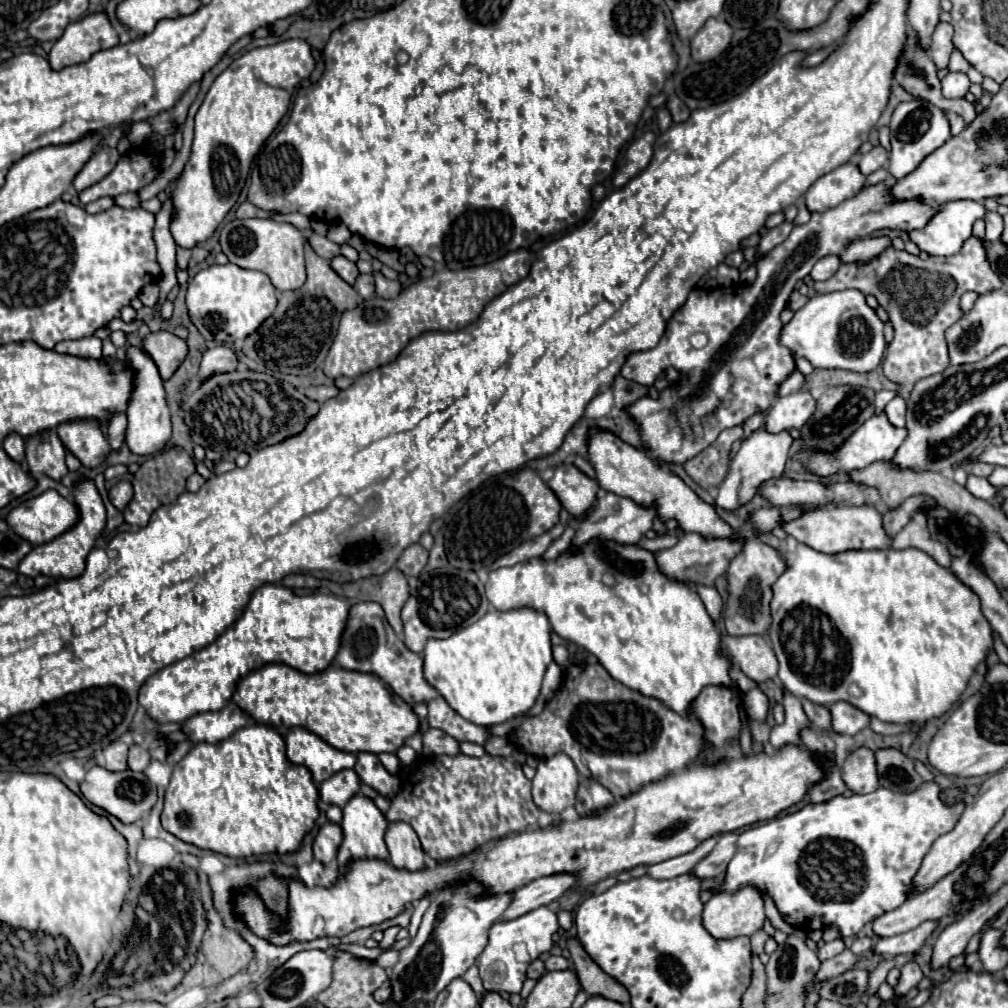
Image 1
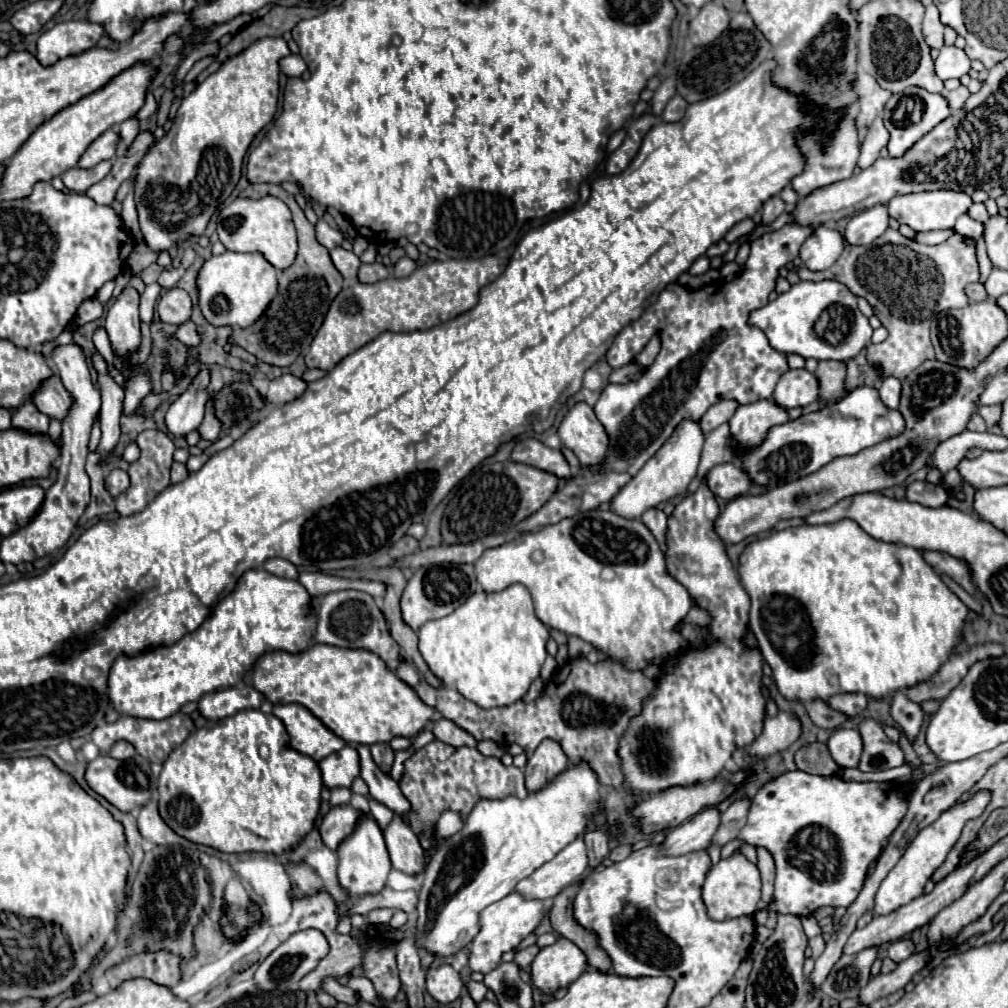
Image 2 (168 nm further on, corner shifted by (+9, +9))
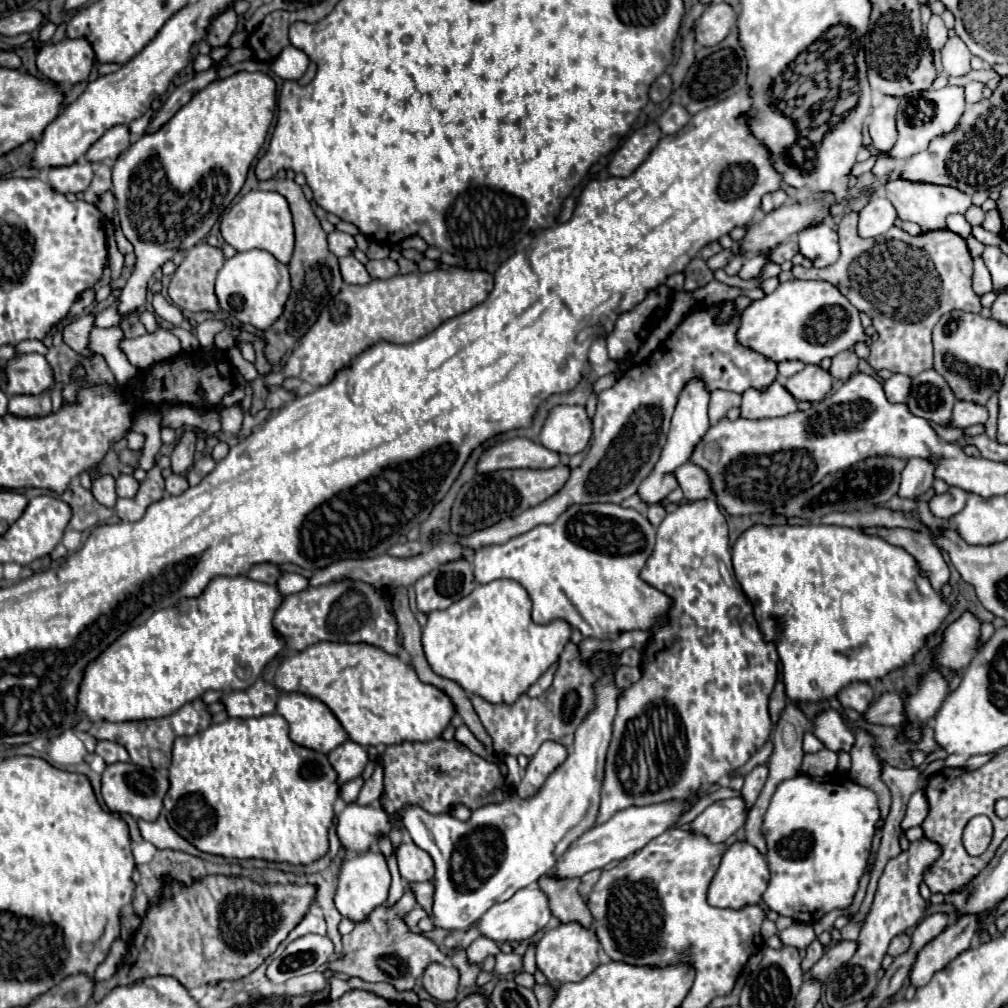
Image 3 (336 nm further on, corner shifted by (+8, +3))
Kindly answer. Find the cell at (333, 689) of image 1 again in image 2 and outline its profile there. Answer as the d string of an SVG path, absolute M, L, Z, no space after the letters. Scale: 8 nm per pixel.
M323 643L309 645L303 653L285 653L273 651L259 657L251 673L251 685L263 693L263 697L271 705L289 705L297 703L307 707L327 729L331 729L337 737L353 745L373 745L373 743L389 743L393 737L415 737L433 715L433 709L427 707L417 693L407 687L375 653L363 649L341 649Z

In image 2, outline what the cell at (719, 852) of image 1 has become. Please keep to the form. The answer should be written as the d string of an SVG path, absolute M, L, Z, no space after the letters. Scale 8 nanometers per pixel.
M741 799L741 801L735 801L729 805L729 809L721 815L721 823L719 823L719 829L715 833L715 837L711 839L711 845L717 845L717 847L723 847L727 845L729 841L737 839L741 827L745 825L747 821L747 811L749 811L749 801L747 799Z

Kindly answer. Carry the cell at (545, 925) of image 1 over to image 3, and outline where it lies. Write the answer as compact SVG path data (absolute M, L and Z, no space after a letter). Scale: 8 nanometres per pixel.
M524 887L516 891L508 901L492 905L482 917L480 917L480 933L496 943L504 941L524 941L530 939L534 933L546 927L552 913L548 907L548 897L538 887Z

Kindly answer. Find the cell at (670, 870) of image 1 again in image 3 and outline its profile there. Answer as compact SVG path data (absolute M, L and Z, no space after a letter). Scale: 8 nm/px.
M740 795L732 799L716 801L692 821L690 829L694 833L706 835L712 843L722 843L746 823L746 817L748 817L746 813L748 809Z

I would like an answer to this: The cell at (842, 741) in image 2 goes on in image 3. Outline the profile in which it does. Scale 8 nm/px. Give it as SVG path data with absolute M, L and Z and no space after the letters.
M836 709L816 713L810 721L810 729L832 751L850 751L854 745L854 733L844 725Z

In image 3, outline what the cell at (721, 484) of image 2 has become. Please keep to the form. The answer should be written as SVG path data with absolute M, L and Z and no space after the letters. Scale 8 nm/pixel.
M684 463L674 471L674 475L676 475L676 481L678 481L680 489L684 491L686 501L698 501L698 499L712 497L710 477L698 465Z

